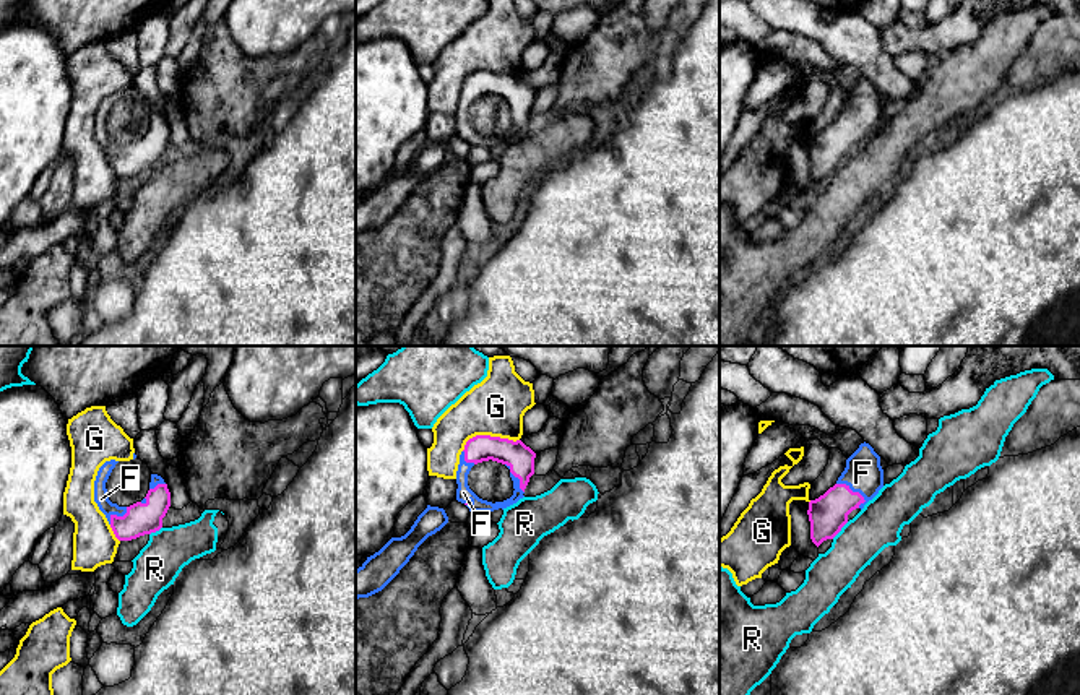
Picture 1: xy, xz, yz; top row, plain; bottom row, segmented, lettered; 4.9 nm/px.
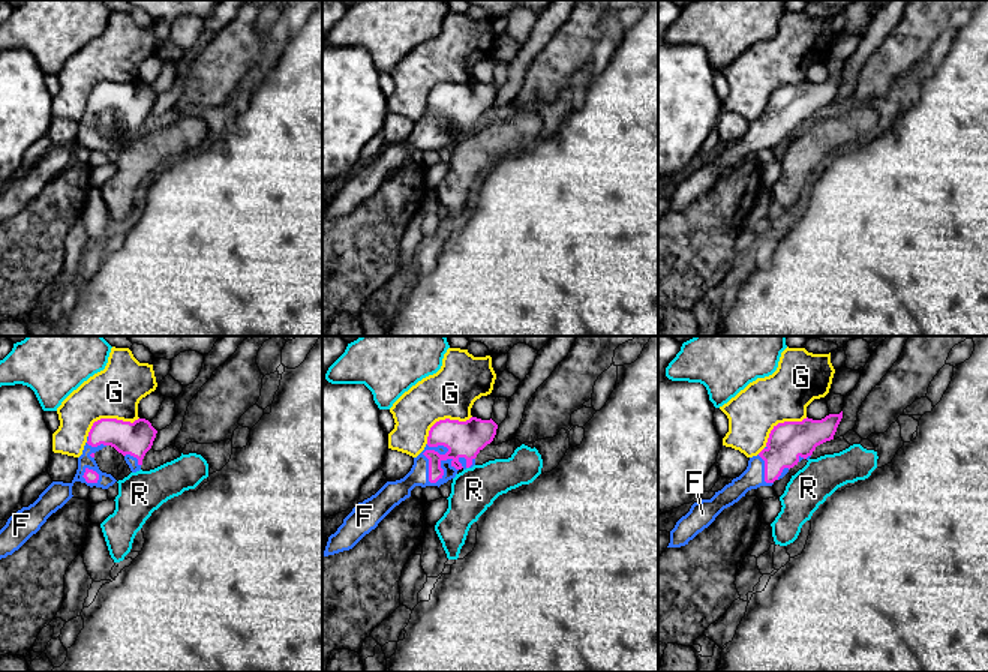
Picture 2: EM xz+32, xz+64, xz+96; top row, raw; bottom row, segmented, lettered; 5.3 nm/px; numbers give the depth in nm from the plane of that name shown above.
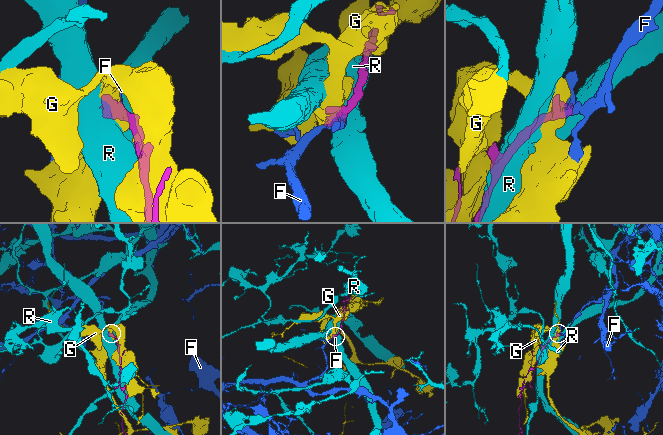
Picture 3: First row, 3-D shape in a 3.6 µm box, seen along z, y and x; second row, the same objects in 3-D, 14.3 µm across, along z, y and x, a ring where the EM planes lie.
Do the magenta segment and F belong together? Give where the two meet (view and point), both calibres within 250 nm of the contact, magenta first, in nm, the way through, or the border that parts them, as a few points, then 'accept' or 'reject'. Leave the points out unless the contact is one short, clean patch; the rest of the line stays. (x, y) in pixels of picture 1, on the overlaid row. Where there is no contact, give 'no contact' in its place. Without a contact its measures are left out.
yz (850, 489) | 190/190 nm | accept

